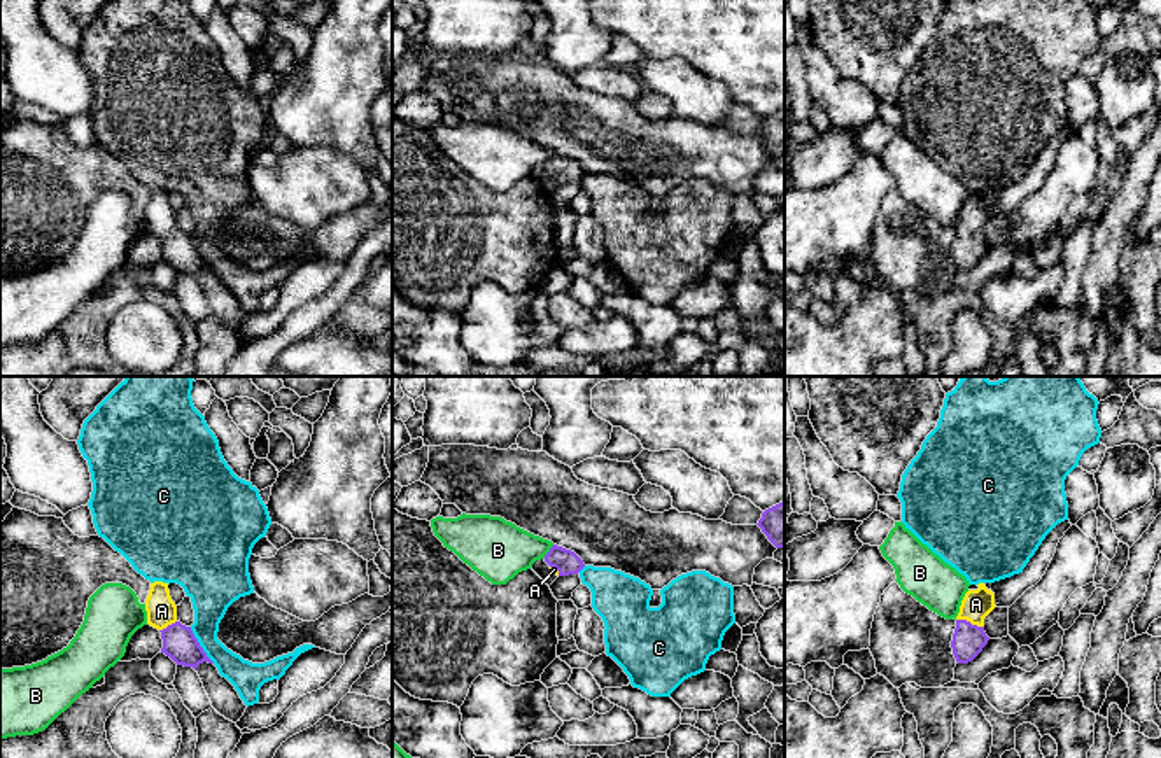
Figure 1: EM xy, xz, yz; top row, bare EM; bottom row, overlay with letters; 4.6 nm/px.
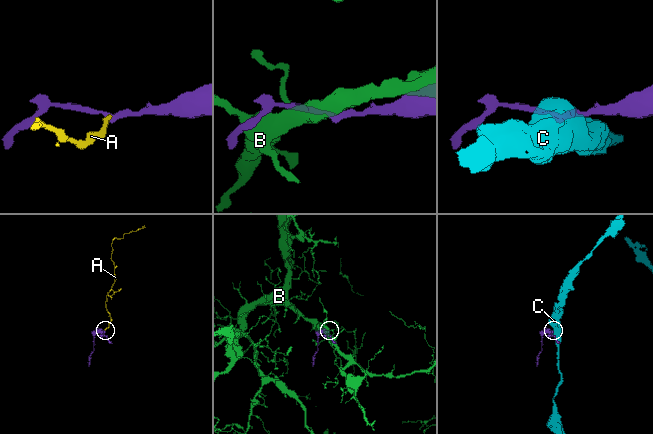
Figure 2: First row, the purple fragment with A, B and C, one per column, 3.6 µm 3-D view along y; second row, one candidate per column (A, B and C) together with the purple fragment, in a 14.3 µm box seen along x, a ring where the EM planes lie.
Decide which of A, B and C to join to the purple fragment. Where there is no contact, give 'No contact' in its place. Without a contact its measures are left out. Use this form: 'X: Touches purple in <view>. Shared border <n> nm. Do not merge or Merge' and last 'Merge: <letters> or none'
A: Touches purple in yz. Shared border 130 nm. Merge
B: Touches purple in xz. Shared border 80 nm. Do not merge
C: Touches purple in xy. Shared border 200 nm. Do not merge
Merge: A

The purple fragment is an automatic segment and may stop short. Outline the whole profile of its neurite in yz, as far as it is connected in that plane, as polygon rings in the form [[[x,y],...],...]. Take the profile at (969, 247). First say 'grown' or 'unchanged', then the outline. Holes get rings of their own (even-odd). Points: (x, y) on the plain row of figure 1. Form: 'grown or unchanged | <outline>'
grown | [[[984,191],[977,194],[965,201],[956,224],[951,256],[958,271],[972,270],[989,249],[984,240],[984,226],[996,215],[995,201]]]

